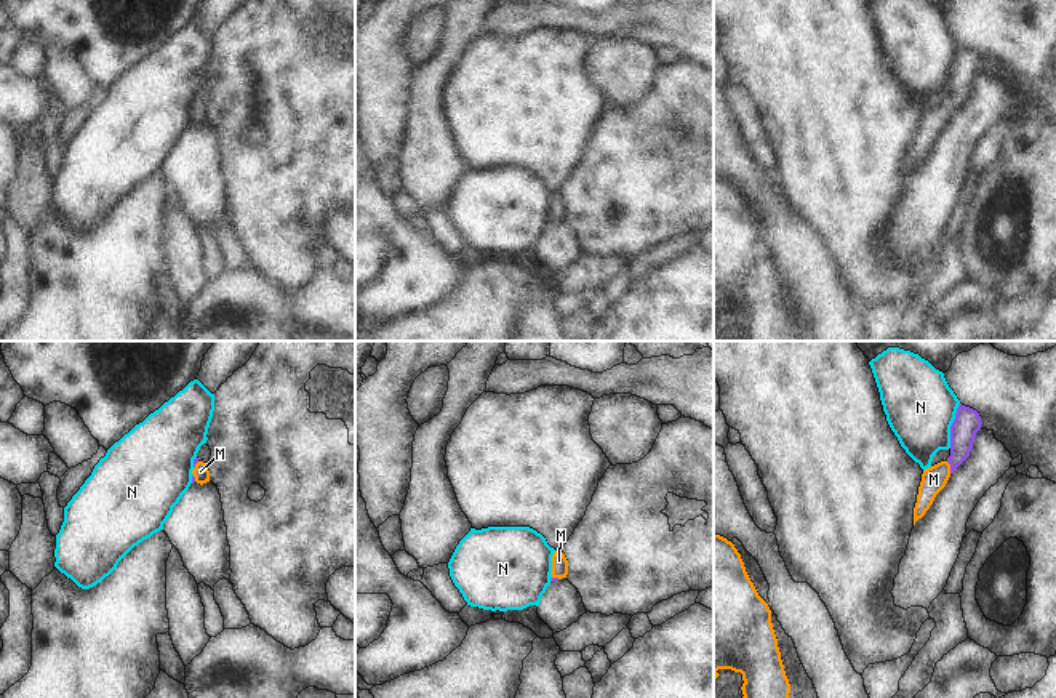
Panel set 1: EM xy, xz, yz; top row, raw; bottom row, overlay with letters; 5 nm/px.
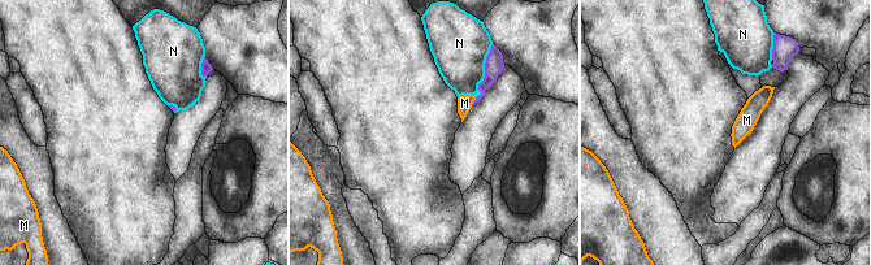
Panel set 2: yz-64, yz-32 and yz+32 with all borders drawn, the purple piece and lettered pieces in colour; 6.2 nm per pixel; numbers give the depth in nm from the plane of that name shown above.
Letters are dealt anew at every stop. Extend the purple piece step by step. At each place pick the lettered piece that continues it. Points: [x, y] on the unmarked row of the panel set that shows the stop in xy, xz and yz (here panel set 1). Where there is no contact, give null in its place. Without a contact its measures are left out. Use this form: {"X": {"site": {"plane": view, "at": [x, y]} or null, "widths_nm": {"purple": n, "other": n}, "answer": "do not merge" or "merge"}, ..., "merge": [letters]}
{"M": {"site": {"plane": "yz", "at": [951, 109]}, "widths_nm": {"purple": 140, "other": 130}, "answer": "merge"}, "N": {"site": {"plane": "yz", "at": [951, 68]}, "widths_nm": {"purple": 140, "other": 360}, "answer": "do not merge"}, "merge": ["M"]}

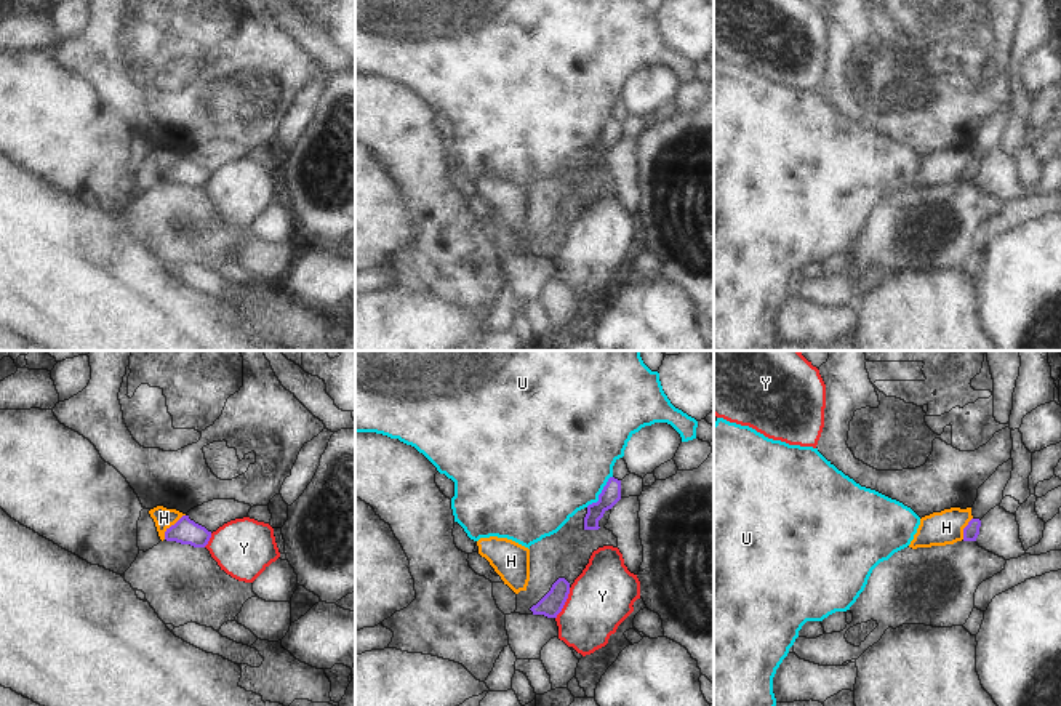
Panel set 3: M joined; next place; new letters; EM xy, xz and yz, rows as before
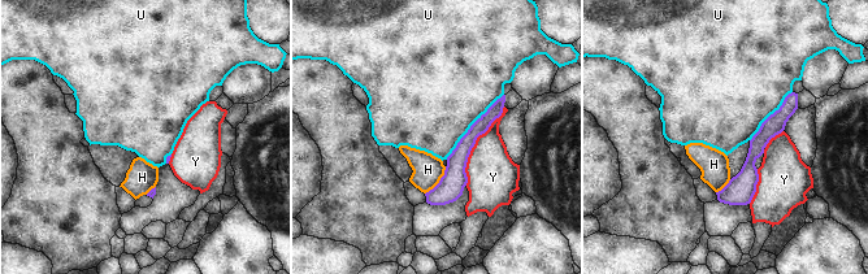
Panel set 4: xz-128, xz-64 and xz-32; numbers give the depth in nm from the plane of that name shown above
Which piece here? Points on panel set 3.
{"H": {"site": {"plane": "xy", "at": [172, 167]}, "widths_nm": {"purple": 130, "other": 100}, "answer": "do not merge"}, "U": {"site": {"plane": "xz", "at": [600, 135]}, "widths_nm": {"purple": 100, "other": 480}, "answer": "do not merge"}, "Y": {"site": {"plane": "xz", "at": [564, 245]}, "widths_nm": {"purple": 110, "other": 320}, "answer": "do not merge"}, "merge": []}

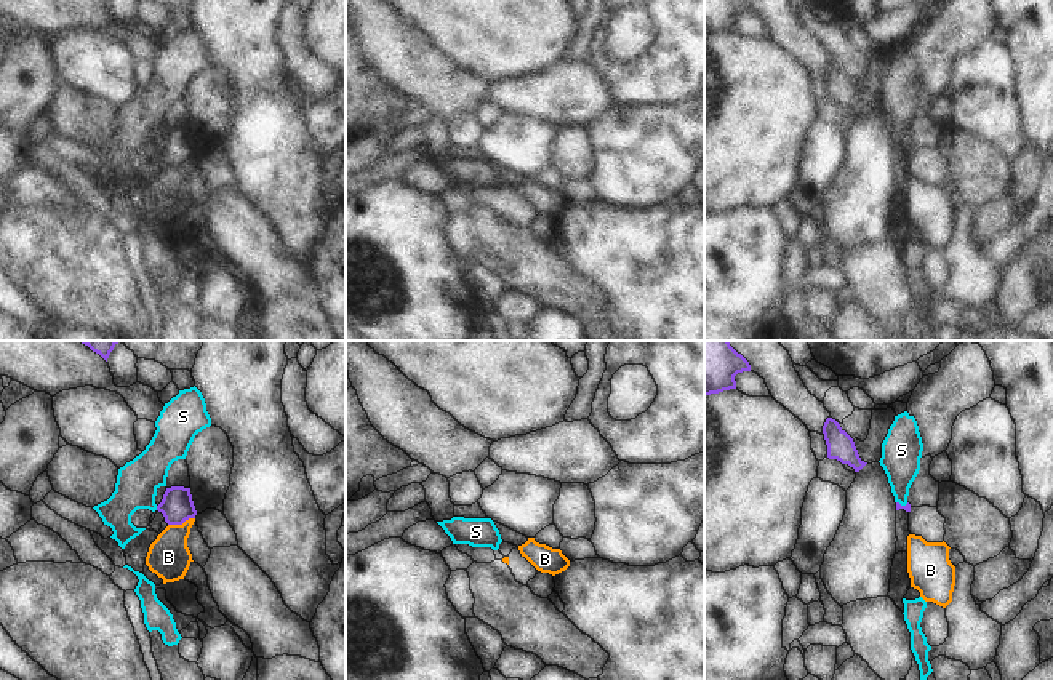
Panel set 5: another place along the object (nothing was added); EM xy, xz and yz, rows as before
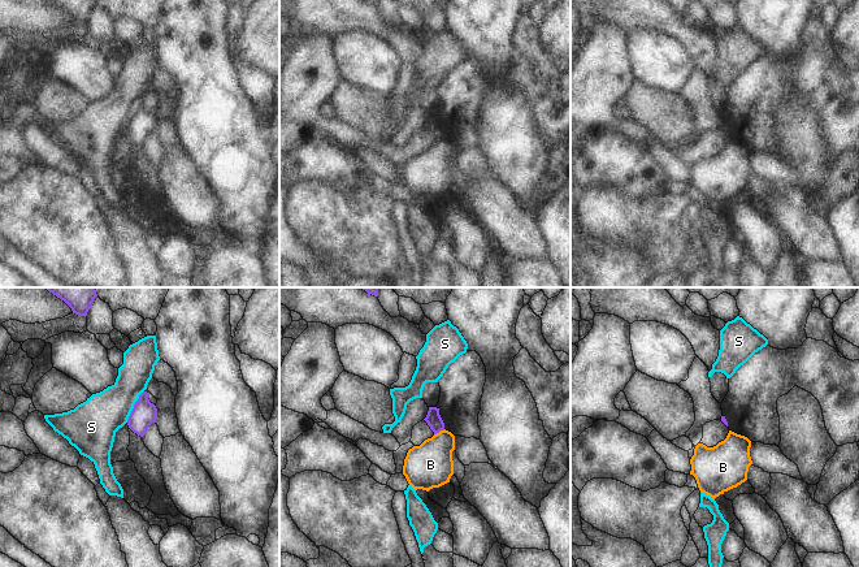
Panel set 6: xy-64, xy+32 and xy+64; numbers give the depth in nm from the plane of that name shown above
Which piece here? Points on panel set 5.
{"B": {"site": {"plane": "xy", "at": [181, 165]}, "widths_nm": {"purple": 160, "other": 220}, "answer": "do not merge"}, "S": {"site": {"plane": "xy", "at": [157, 149]}, "widths_nm": {"purple": 160, "other": 220}, "answer": "do not merge"}, "merge": []}

